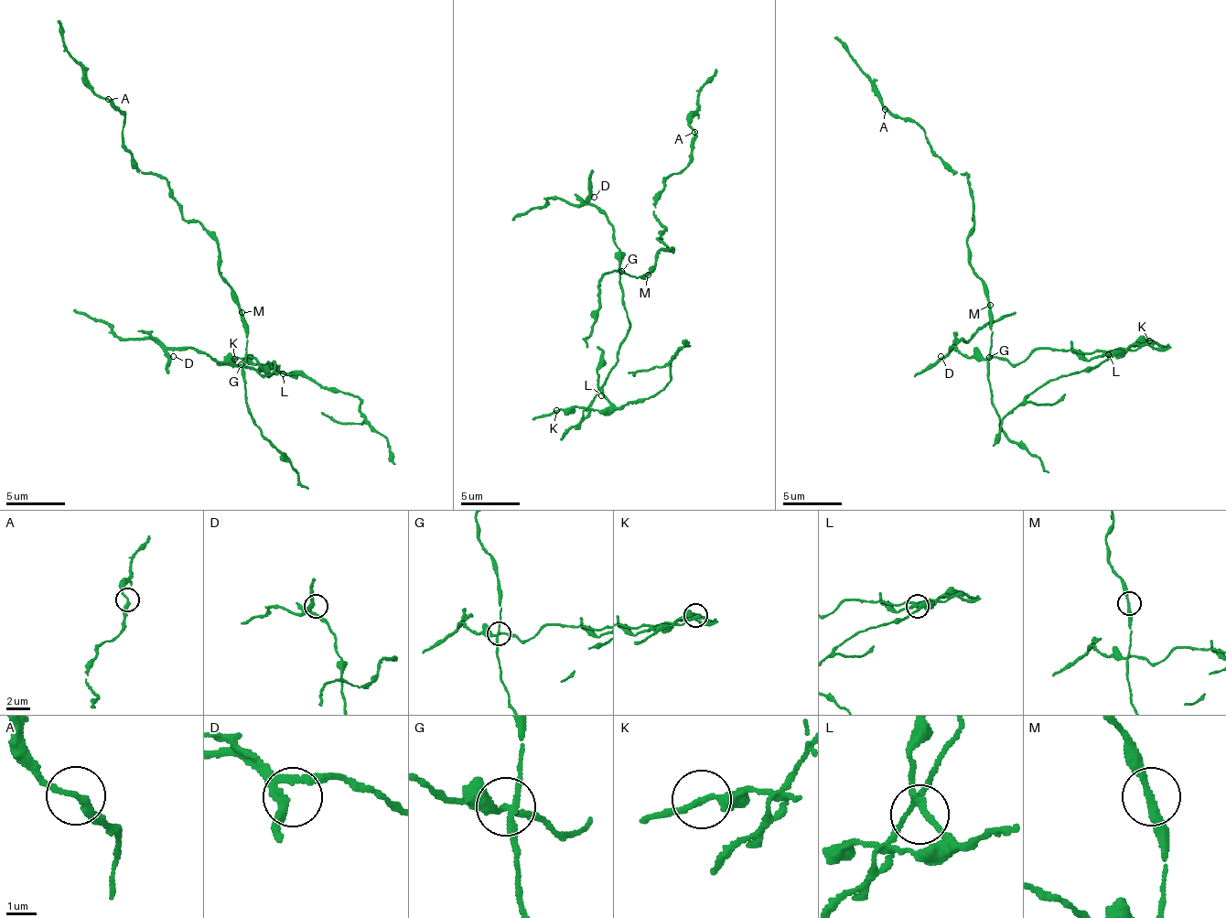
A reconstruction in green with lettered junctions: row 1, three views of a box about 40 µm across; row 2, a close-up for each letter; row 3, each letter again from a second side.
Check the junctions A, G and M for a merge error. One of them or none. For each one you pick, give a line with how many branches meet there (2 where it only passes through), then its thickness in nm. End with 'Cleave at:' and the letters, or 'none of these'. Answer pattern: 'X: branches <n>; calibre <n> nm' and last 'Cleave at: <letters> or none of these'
G: branches 4; calibre 190 nm
Cleave at: G

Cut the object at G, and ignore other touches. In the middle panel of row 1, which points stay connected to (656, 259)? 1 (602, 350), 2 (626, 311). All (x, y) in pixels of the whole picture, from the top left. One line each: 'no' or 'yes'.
1: no
2: no

